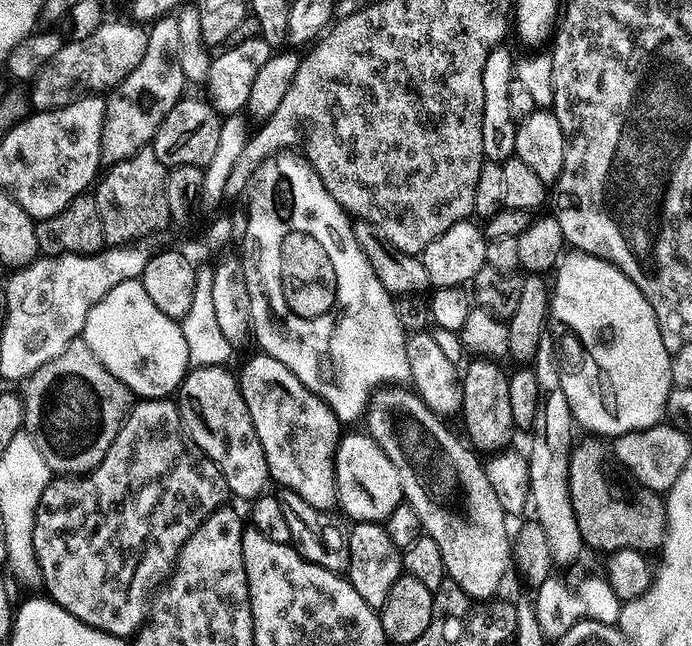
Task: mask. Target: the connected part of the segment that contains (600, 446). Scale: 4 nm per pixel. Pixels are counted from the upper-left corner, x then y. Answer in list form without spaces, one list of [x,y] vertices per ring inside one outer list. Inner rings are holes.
[[[584,438],[569,456],[569,490],[573,500],[574,518],[581,530],[583,543],[590,549],[635,548],[643,554],[663,549],[666,531],[666,504],[649,488],[637,486],[623,471],[611,447],[600,438]]]

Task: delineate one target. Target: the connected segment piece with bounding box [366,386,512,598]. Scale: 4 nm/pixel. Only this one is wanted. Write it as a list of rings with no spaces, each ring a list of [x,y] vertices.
[[[408,386],[377,387],[374,394],[368,398],[367,420],[367,435],[372,437],[398,470],[404,500],[410,506],[414,506],[414,510],[418,510],[418,518],[422,518],[422,526],[427,536],[438,542],[447,577],[473,598],[493,597],[497,593],[495,590],[500,584],[500,579],[507,574],[508,568],[510,572],[512,546],[510,528],[508,532],[508,524],[504,521],[506,513],[498,502],[498,494],[494,494],[494,486],[482,460],[480,464],[481,457],[463,439],[460,441],[444,425],[447,423],[429,410],[426,402]]]

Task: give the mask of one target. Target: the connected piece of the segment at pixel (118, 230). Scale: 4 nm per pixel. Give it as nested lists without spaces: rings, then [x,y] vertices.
[[[152,147],[138,150],[130,158],[111,165],[105,172],[108,173],[99,177],[95,185],[97,188],[94,188],[98,214],[102,214],[105,245],[132,246],[169,227],[172,215],[164,181],[168,177],[168,168],[158,162]]]

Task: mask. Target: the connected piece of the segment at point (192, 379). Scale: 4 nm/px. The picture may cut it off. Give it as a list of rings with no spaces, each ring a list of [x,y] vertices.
[[[206,365],[204,368],[193,367],[185,376],[178,389],[180,417],[184,428],[202,451],[210,457],[222,470],[224,487],[229,493],[241,496],[245,502],[251,502],[258,496],[265,495],[267,484],[270,484],[266,454],[262,450],[262,442],[258,442],[258,430],[254,430],[254,422],[250,422],[250,410],[246,410],[246,398],[242,398],[240,381],[235,375],[227,372],[221,365]]]

